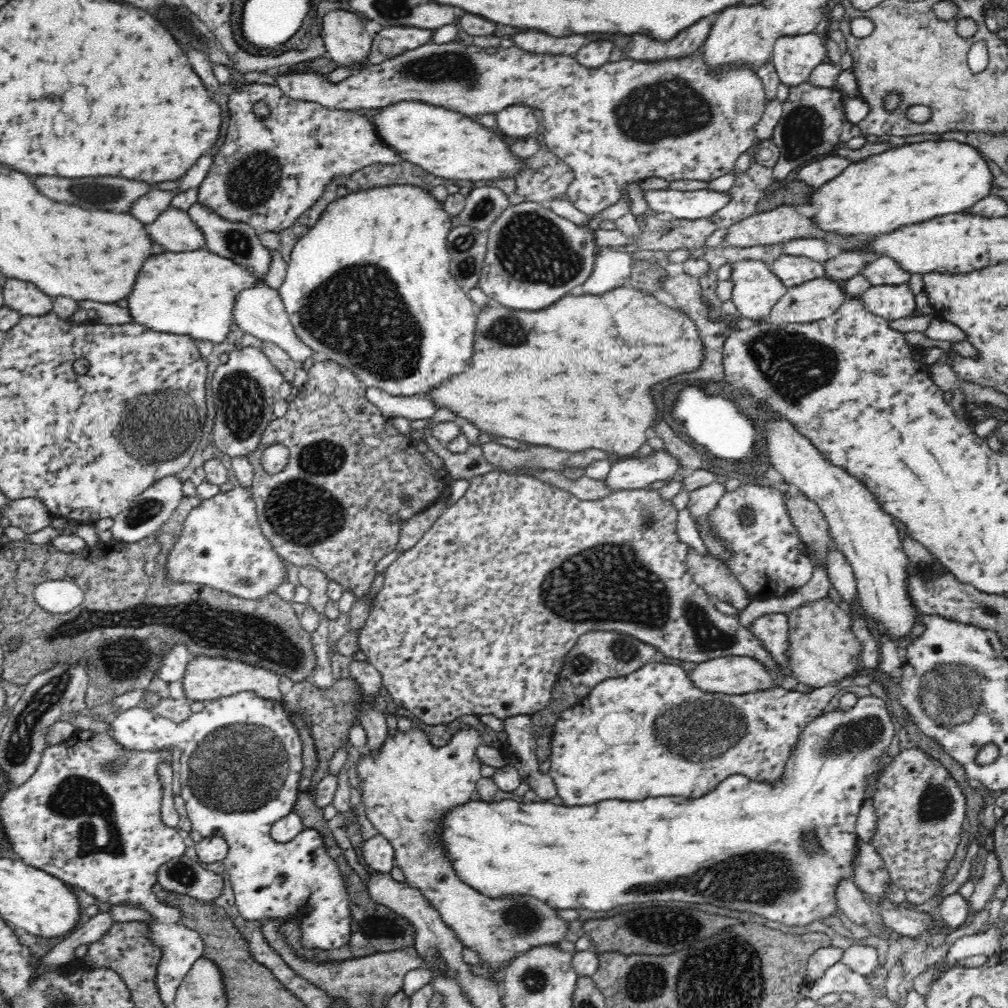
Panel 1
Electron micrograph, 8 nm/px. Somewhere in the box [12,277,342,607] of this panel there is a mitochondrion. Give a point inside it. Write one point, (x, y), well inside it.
(160, 429)

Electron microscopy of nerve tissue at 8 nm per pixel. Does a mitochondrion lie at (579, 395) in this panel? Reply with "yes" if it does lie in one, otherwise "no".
no

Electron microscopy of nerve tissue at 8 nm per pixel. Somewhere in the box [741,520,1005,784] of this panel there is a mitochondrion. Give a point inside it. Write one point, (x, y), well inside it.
(951, 694)

